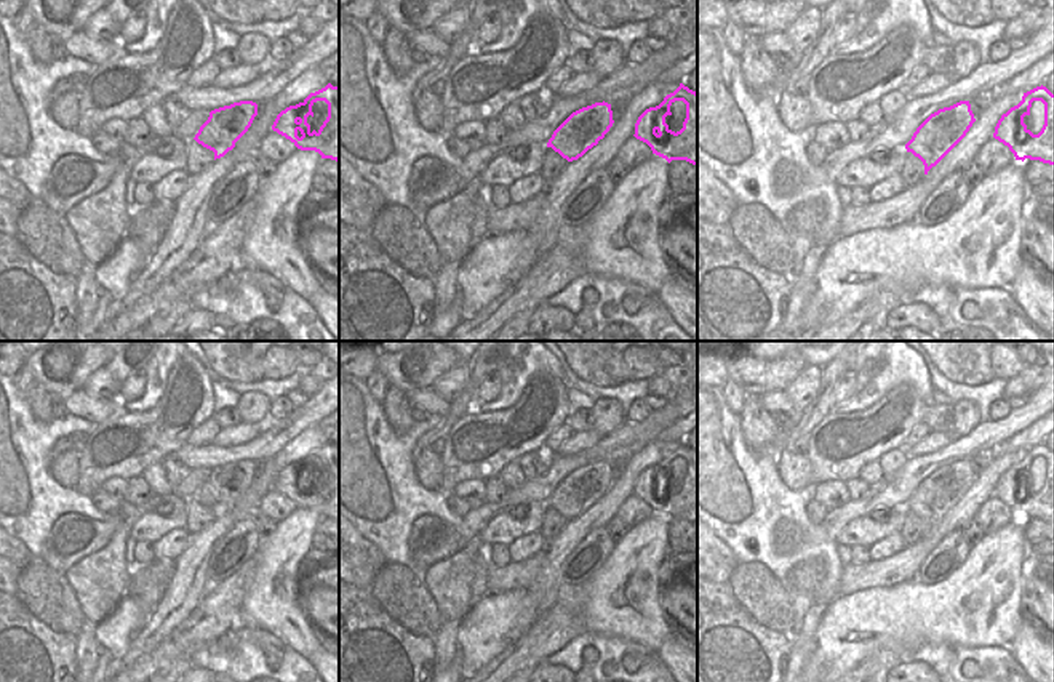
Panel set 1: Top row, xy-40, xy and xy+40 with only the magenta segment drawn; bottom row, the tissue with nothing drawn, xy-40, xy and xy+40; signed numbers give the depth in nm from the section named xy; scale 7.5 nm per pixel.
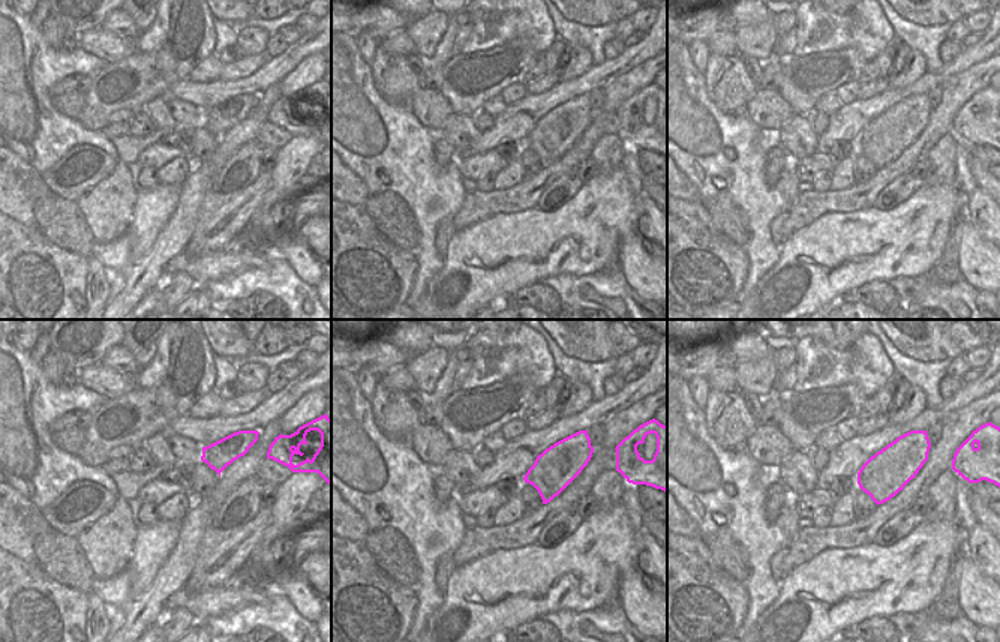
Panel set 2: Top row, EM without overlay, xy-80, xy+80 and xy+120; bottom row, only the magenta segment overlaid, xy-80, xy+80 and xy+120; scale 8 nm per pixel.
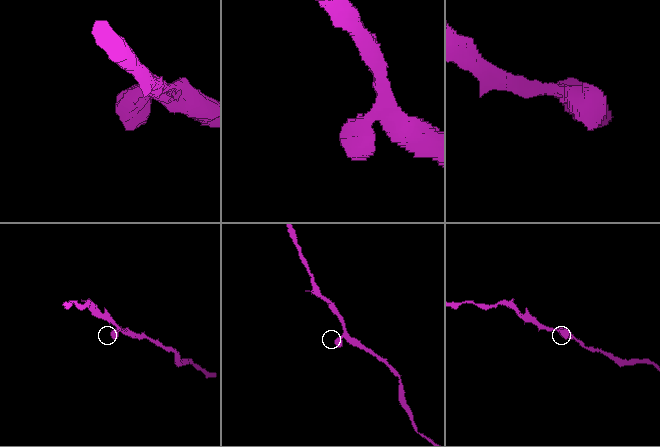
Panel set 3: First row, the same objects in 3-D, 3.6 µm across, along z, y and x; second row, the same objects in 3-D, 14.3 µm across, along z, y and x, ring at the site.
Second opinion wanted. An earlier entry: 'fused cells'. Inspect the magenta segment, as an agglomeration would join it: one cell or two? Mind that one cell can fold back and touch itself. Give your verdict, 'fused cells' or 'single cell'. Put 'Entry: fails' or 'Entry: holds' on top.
Entry: fails
single cell

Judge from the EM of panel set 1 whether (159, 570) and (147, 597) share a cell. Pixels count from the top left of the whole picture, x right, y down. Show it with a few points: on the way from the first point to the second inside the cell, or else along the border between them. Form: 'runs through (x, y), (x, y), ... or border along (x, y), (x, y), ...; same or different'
runs through (154, 577), (147, 583), (147, 591); same

